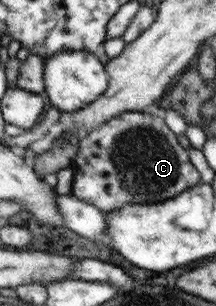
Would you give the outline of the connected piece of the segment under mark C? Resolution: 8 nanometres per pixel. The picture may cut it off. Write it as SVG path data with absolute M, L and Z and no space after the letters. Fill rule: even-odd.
M125 112L93 129L77 143L77 155L69 165L73 168L71 193L79 200L98 207L103 213L121 209L128 203L156 203L171 199L199 183L199 173L189 163L187 151L161 117L146 112Z

